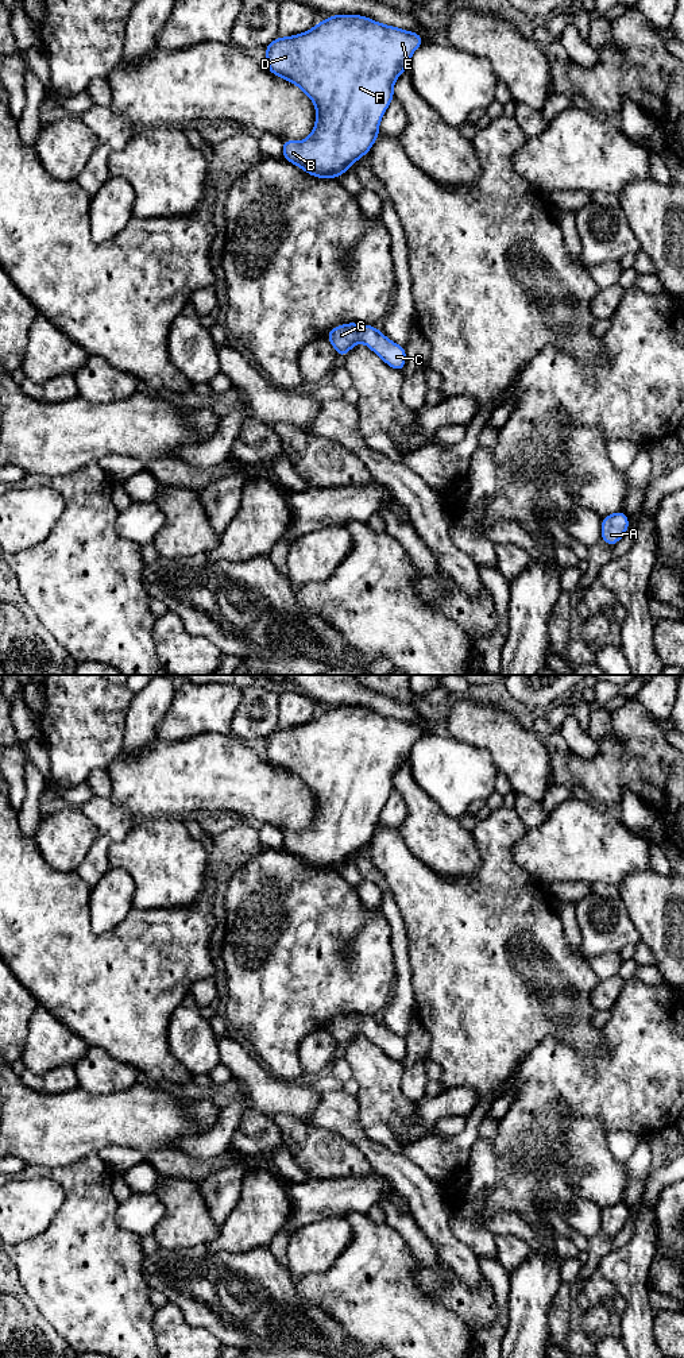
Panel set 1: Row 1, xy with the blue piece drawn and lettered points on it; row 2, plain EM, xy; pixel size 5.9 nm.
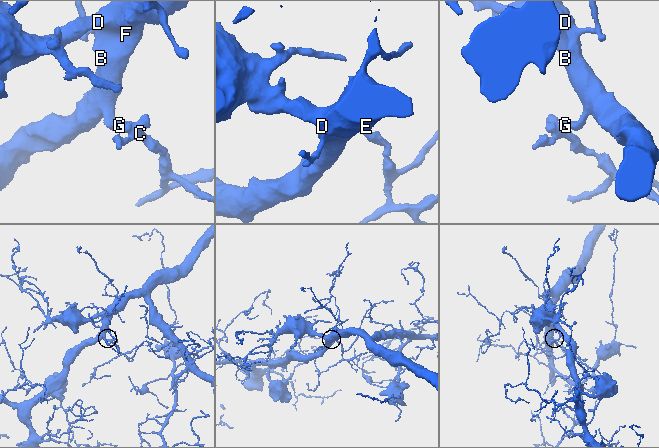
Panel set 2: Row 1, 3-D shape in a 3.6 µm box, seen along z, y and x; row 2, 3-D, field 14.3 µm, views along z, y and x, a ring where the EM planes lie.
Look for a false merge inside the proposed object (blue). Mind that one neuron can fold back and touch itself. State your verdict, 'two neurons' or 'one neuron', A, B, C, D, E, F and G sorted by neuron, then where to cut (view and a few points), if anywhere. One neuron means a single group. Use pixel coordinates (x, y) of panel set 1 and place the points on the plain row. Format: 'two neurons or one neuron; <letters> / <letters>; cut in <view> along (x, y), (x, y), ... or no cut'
one neuron; A B C D E F G; no cut

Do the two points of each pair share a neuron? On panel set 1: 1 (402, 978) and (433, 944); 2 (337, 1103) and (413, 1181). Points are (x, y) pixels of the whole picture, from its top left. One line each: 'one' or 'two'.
1: two
2: one

